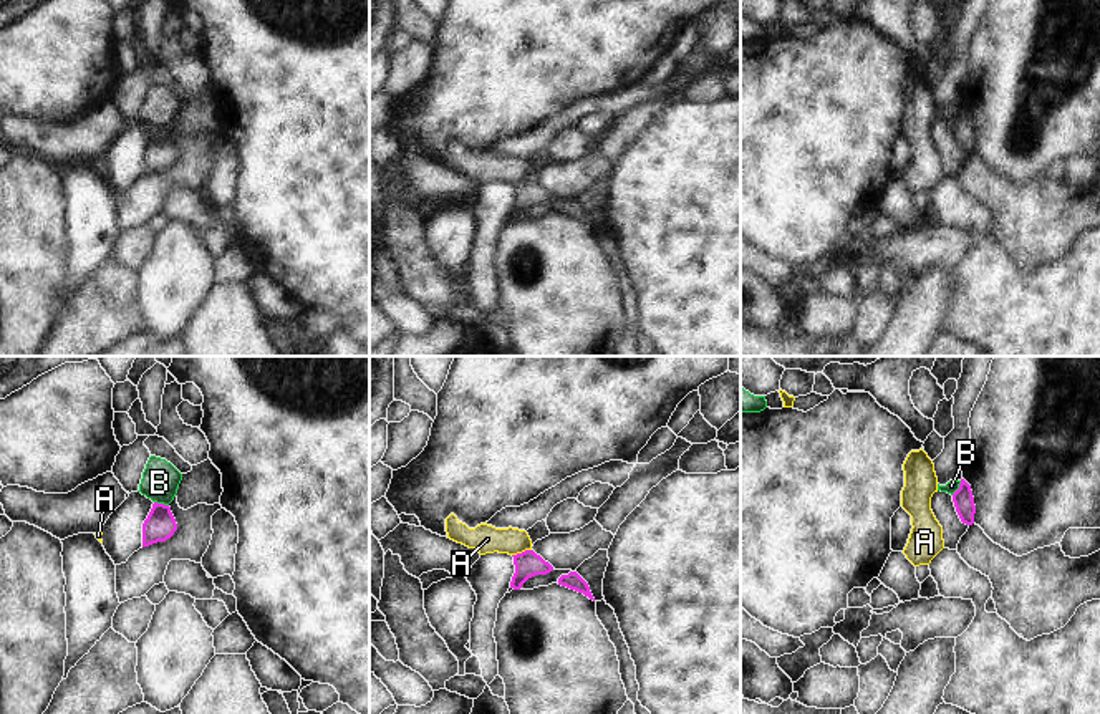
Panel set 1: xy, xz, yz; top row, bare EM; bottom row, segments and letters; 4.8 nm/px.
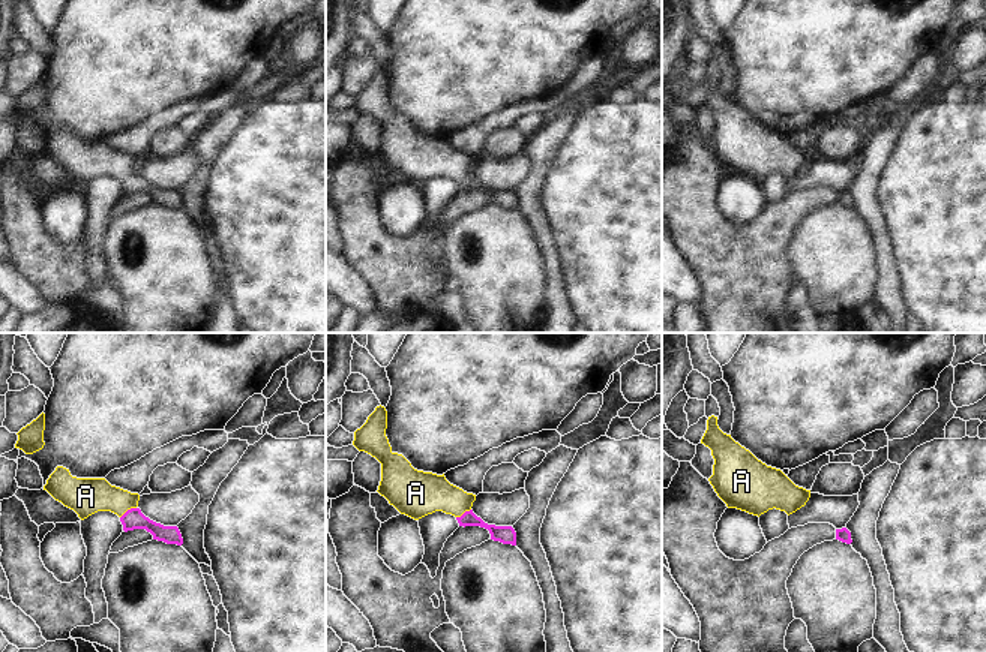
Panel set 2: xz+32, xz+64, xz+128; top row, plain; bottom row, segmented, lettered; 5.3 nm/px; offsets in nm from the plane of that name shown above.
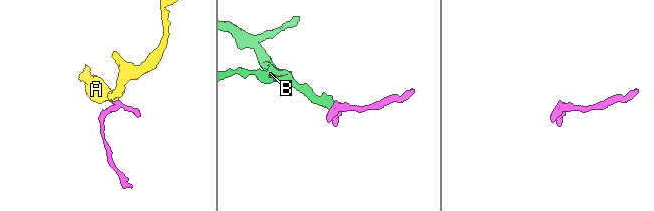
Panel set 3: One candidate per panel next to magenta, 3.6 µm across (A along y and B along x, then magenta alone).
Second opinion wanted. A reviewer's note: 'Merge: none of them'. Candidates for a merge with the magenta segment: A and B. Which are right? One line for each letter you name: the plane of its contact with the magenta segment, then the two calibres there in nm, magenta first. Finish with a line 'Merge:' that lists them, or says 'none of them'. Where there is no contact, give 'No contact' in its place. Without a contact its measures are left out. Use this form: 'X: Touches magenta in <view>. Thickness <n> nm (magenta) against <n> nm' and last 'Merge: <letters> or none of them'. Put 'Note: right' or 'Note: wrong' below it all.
A: Touches magenta in xz. Thickness 130 nm (magenta) against 140 nm
Merge: A
Note: wrong

